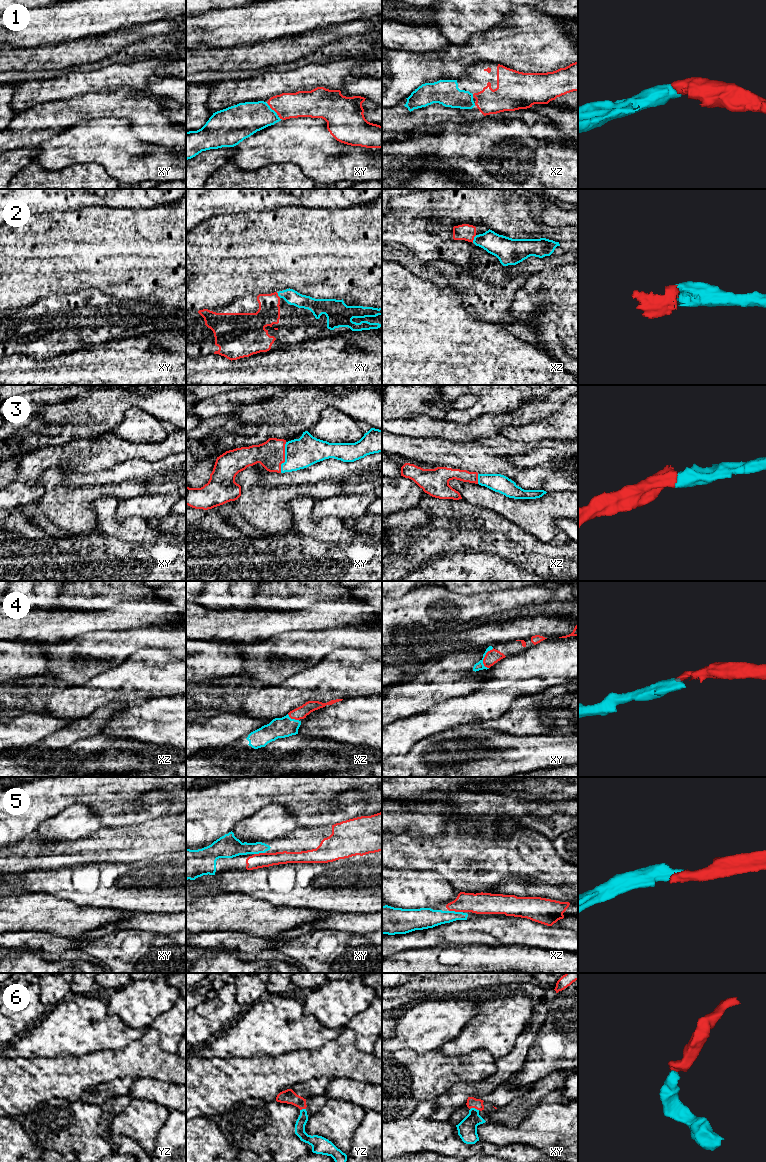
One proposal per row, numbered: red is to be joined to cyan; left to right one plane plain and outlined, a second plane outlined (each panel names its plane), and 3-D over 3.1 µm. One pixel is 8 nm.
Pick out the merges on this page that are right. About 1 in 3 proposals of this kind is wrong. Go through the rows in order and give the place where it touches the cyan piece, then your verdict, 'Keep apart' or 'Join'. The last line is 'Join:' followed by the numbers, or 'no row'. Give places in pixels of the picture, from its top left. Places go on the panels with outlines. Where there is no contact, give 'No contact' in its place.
1: Touches cyan at xy (273, 110). Join
2: Touches cyan at xz (474, 239). Join
3: Touches cyan at xy (285, 457). Join
4: Touches cyan at xy (484, 656). Join
5: Touches cyan at xz (456, 912). Join
6: Touches cyan at xy (474, 1108). Join
Join: 1, 2, 3, 4, 5, 6

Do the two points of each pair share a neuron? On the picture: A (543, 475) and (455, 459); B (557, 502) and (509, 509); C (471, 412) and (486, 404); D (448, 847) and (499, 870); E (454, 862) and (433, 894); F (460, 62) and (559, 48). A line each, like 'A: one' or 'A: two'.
A: one
B: one
C: one
D: one
E: two
F: one

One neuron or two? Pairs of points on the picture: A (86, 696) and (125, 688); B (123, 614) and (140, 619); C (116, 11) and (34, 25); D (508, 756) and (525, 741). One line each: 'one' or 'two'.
A: one
B: one
C: one
D: one

